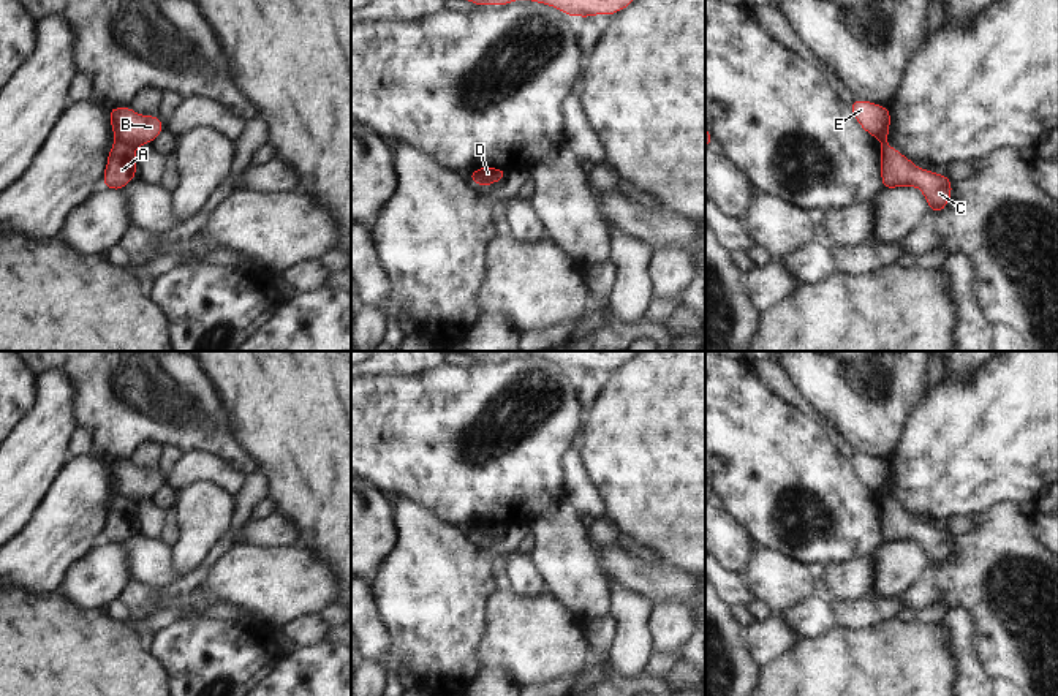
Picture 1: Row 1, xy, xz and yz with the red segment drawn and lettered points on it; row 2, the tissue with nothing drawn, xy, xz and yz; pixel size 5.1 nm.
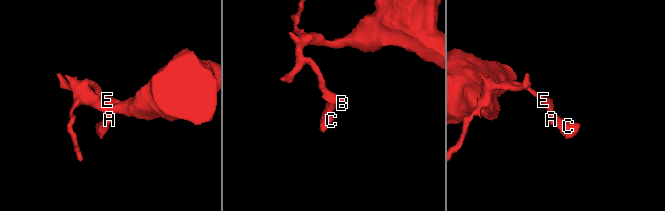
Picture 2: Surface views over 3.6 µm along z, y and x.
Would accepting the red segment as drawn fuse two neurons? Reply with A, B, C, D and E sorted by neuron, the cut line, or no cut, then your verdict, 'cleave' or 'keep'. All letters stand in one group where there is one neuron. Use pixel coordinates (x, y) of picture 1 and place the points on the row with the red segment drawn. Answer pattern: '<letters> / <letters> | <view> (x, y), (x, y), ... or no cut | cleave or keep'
A C / B D E | xy (116, 141), (133, 152) | cleave

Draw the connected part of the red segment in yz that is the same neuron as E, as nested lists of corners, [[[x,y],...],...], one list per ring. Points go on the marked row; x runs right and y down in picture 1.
[[[857,98],[849,104],[852,115],[859,125],[873,138],[878,138],[881,142],[887,142],[889,128],[890,128],[890,109],[871,101],[863,101]]]

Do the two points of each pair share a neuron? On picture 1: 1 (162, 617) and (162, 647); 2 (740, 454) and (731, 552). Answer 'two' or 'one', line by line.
1: two
2: two

